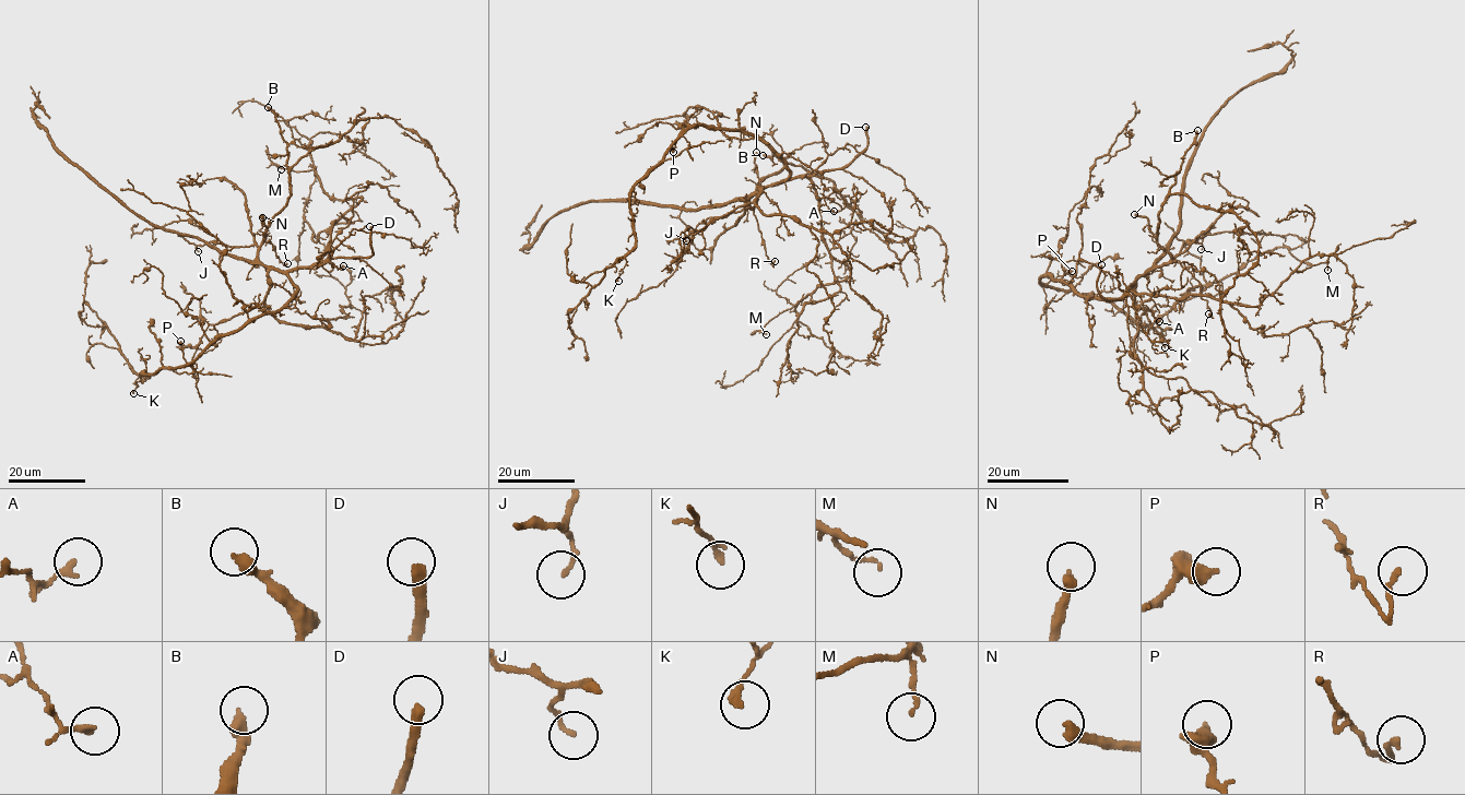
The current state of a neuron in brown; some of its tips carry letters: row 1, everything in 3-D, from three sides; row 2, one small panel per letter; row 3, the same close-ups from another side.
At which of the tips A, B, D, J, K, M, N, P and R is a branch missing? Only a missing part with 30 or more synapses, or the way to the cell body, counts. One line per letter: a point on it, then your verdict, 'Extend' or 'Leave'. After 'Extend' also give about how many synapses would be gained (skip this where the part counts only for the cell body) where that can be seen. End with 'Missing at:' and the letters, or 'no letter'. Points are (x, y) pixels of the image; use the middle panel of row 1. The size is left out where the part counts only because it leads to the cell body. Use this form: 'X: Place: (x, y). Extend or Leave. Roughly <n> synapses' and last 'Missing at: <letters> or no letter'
A: Place: (834, 211). Leave
B: Place: (763, 155). Extend. Roughly 130 synapses
D: Place: (865, 127). Extend
J: Place: (686, 240). Leave
K: Place: (618, 281). Leave
M: Place: (766, 334). Leave
N: Place: (756, 152). Extend. Roughly 100 synapses
P: Place: (673, 152). Leave
R: Place: (775, 261). Leave
Missing at: B, D, N

